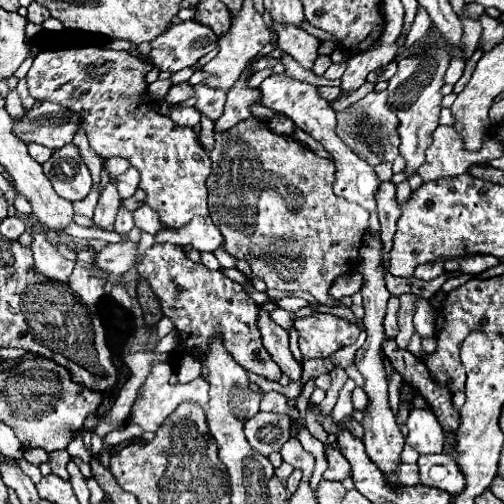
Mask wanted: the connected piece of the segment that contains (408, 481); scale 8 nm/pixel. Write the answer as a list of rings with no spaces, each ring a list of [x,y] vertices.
[[[400,463],[400,467],[396,469],[396,477],[402,485],[418,485],[418,465]]]

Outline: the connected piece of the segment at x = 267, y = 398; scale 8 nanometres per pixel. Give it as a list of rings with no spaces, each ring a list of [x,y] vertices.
[[[271,391],[264,393],[262,401],[260,403],[260,411],[274,411],[274,413],[288,413],[292,417],[292,421],[296,421],[300,415],[298,415],[298,409],[290,409],[286,405],[286,397],[282,393]]]

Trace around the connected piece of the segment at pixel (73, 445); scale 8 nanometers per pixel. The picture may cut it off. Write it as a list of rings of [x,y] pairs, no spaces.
[[[79,433],[74,436],[66,450],[71,458],[80,458],[85,463],[89,463],[92,459],[92,453],[85,447],[82,436]]]

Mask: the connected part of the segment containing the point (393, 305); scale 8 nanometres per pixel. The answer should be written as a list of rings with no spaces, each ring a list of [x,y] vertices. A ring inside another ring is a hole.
[[[392,295],[388,300],[386,315],[383,323],[385,340],[395,338],[396,335],[398,335],[398,323],[397,323],[398,305],[400,305],[398,297]]]

